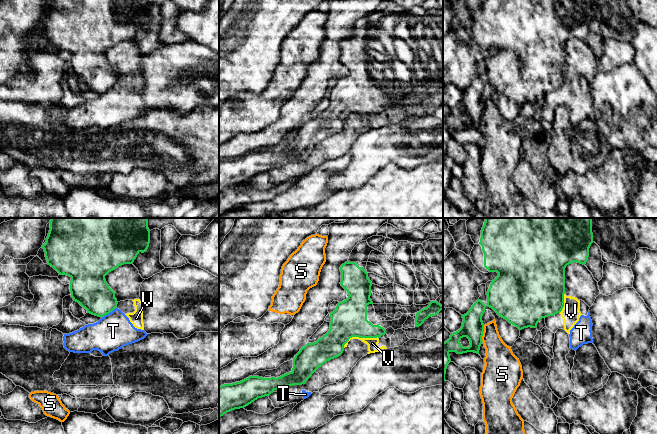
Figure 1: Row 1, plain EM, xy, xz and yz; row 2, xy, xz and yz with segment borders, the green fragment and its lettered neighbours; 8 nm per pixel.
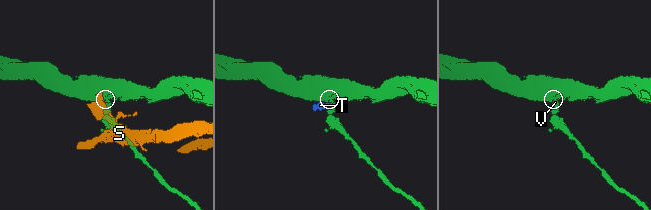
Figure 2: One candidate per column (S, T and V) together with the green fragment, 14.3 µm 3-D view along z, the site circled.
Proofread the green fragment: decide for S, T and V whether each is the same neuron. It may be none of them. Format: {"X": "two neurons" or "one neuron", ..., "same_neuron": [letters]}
{"S": "two neurons", "T": "two neurons", "V": "two neurons", "same_neuron": []}

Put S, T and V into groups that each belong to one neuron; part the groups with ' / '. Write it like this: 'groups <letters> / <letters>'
groups S / T V

